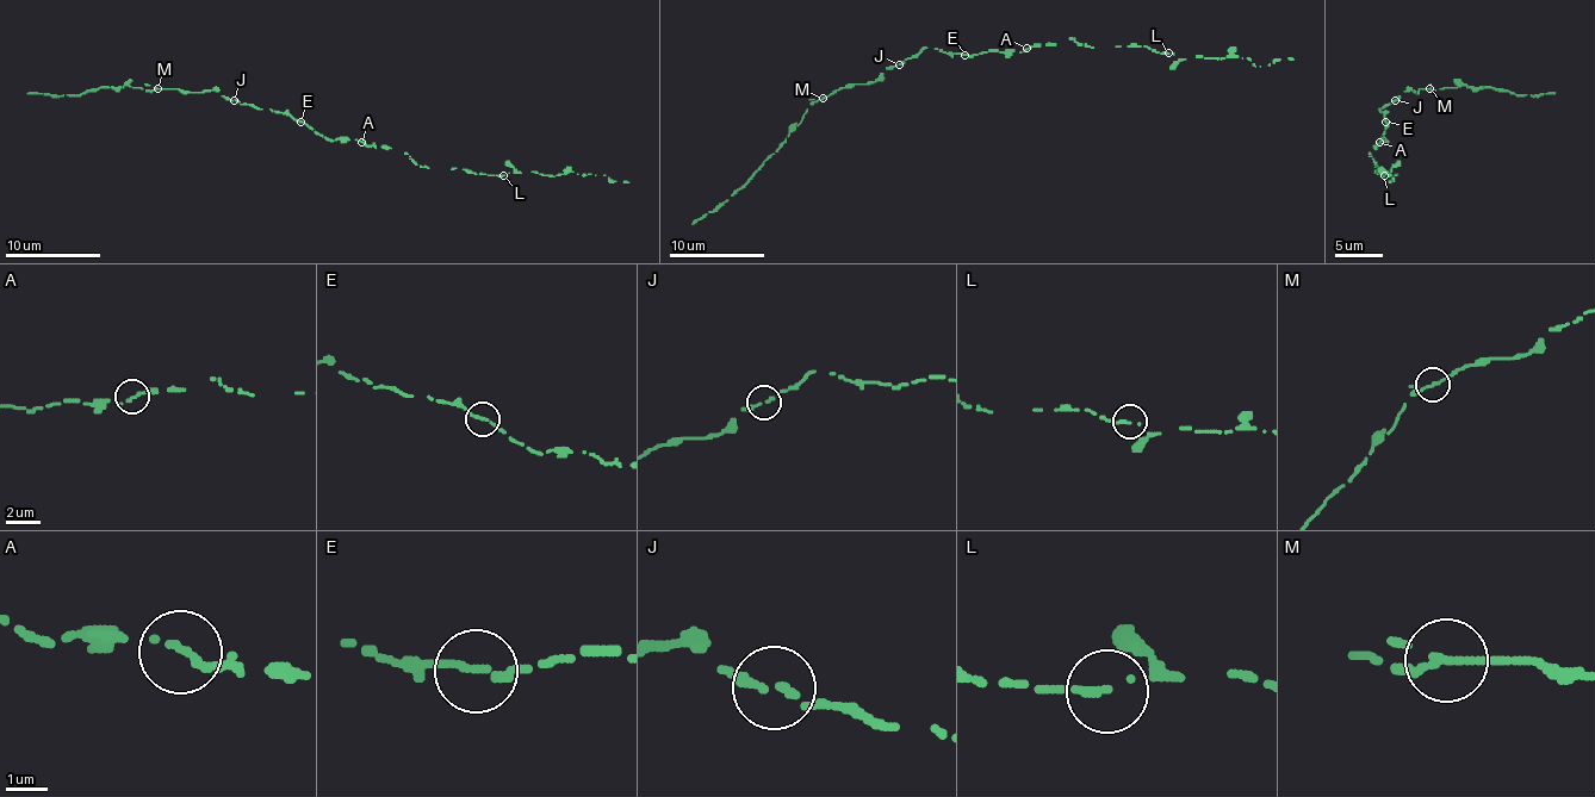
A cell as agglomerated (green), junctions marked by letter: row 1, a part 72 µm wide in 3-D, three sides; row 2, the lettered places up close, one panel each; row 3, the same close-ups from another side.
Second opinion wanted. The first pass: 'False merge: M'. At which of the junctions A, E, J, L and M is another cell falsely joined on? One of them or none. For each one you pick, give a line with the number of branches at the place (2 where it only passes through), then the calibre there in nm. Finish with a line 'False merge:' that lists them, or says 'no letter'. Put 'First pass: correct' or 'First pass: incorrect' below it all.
M: 2 | 180 nm
False merge: M
First pass: correct

